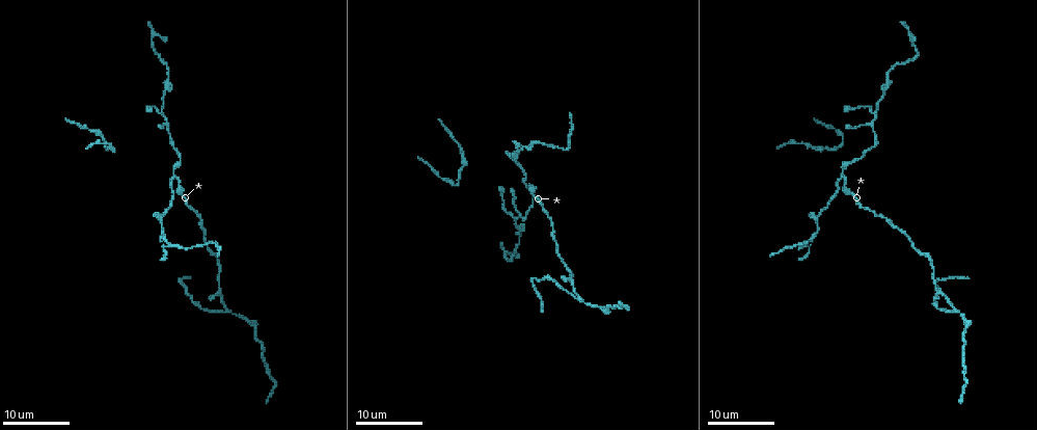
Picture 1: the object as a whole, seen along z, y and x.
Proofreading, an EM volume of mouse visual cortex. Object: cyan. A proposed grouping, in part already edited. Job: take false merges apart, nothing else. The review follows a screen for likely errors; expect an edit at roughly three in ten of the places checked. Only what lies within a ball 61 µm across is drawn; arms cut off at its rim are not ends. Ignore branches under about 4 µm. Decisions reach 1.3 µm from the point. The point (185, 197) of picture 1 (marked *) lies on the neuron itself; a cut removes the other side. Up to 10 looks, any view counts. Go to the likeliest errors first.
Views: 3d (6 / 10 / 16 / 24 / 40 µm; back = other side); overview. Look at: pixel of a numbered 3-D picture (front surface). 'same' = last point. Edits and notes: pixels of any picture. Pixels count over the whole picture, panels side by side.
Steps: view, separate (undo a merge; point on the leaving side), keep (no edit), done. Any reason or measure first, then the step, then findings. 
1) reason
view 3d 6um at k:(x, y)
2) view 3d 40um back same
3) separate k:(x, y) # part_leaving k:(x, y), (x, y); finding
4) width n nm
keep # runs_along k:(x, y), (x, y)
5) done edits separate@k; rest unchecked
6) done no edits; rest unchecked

small branch off a trunk
view 3d 24um at 1:(956, 313)

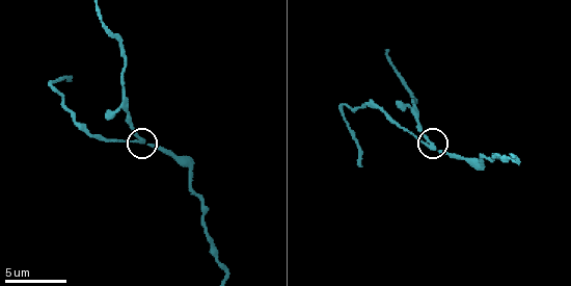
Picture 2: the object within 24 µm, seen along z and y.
view 3d 6um at 2:(136, 141)

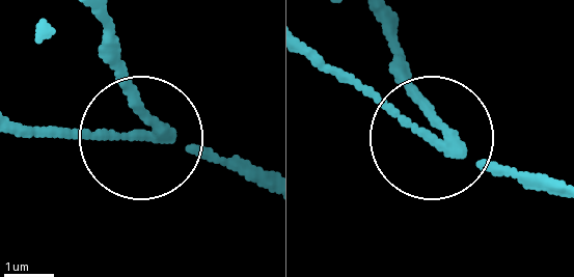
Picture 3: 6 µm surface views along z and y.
width 180 nm
separate 3:(92, 136) # part_leaving 3:(160, 139), (15, 135); a second neuron is stuck on

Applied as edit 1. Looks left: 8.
view overview

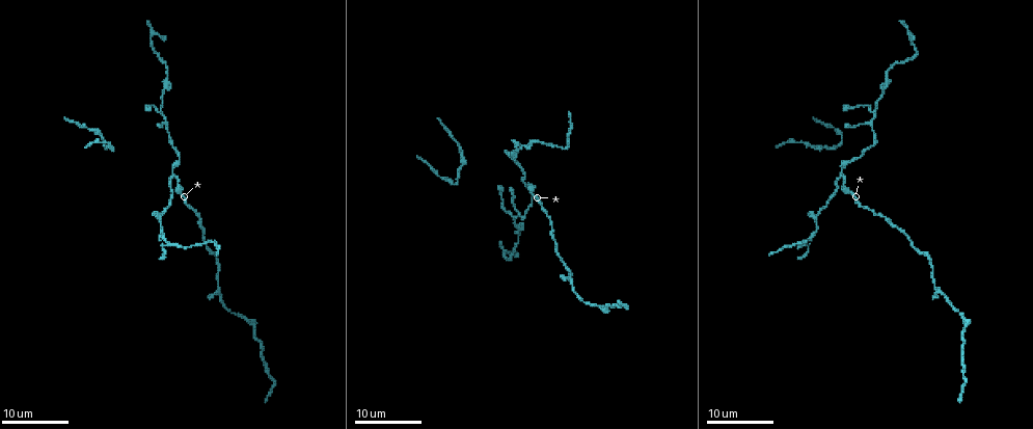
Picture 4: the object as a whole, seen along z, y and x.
three-way junction
view 3d 16um at 4:(172, 174)

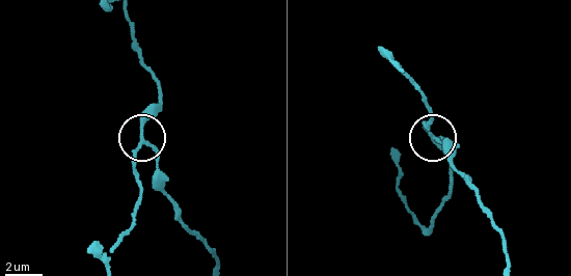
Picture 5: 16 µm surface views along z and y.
view 3d 10um at 5:(144, 141)

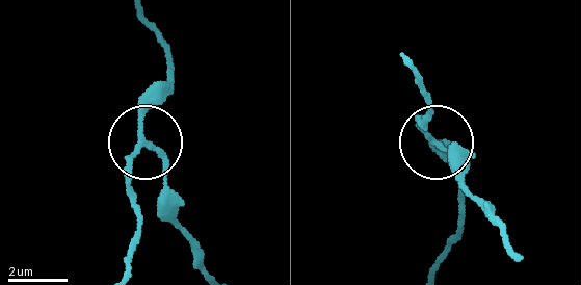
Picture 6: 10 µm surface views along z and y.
arms 3
keep # continuous, no second neuron

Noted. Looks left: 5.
three-way junction
view 3d 24um at 4:(160, 110)

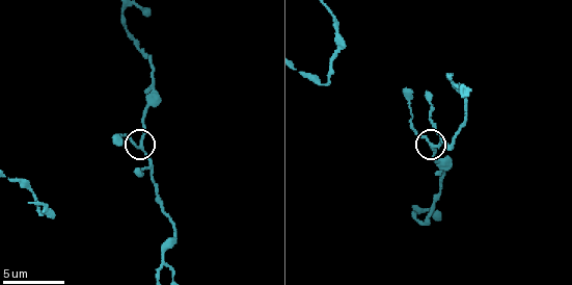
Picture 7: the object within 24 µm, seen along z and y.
view 3d 6um at 7:(431, 144)

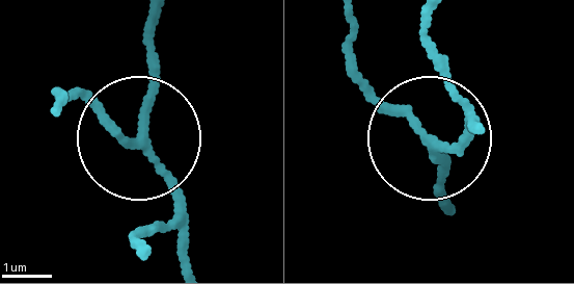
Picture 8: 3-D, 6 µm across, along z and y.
width 160 nm
keep # runs_along 8:(191, 256), (141, 132), (154, 20); all the same neuron

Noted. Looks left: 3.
view 3d 10um at 7:(27, 188)

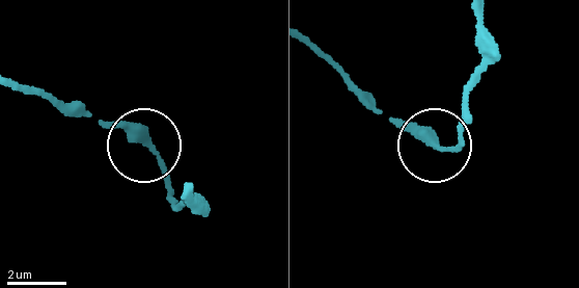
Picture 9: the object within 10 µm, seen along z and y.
view 3d 6um at 9:(442, 149)

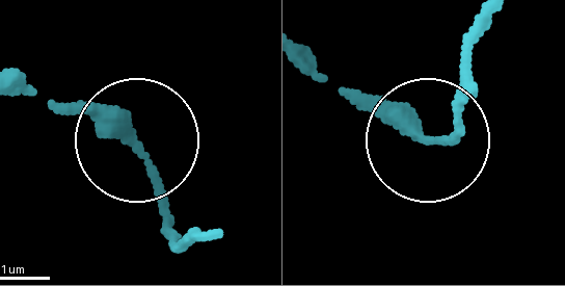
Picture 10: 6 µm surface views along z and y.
width 250 nm
keep # one neuron here

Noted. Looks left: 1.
done edits separate@3; rest unchecked

